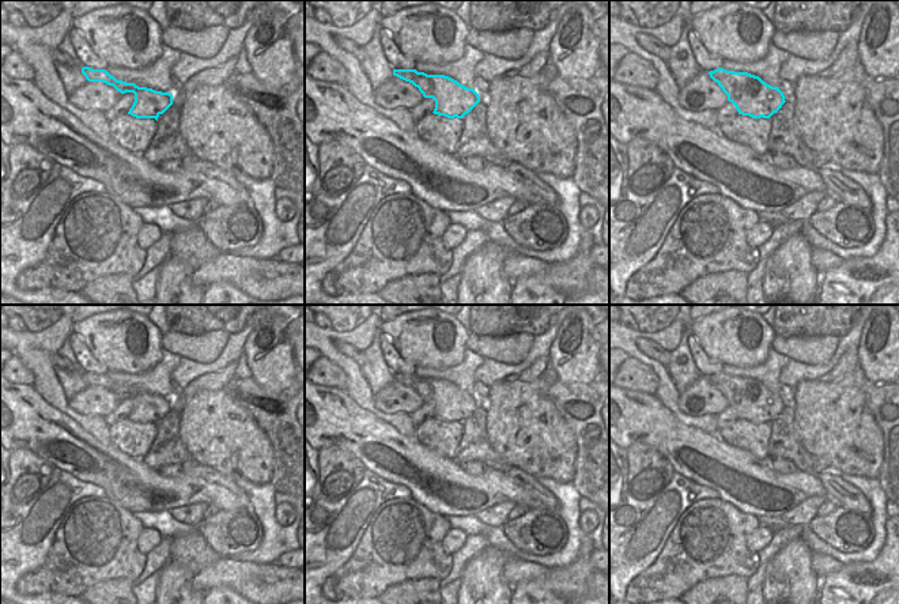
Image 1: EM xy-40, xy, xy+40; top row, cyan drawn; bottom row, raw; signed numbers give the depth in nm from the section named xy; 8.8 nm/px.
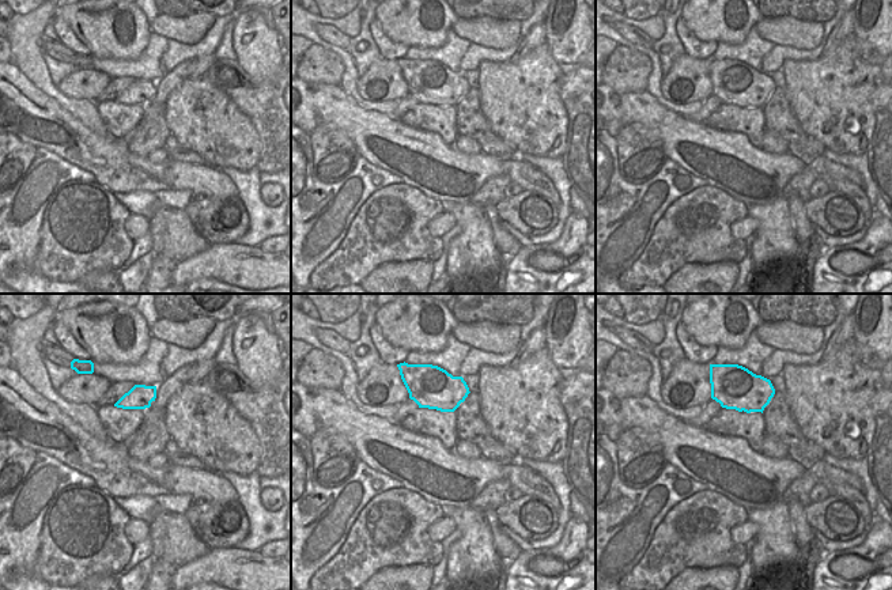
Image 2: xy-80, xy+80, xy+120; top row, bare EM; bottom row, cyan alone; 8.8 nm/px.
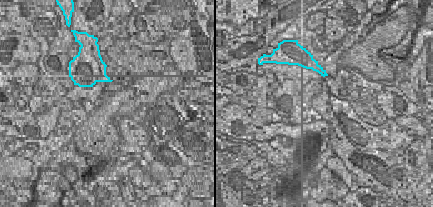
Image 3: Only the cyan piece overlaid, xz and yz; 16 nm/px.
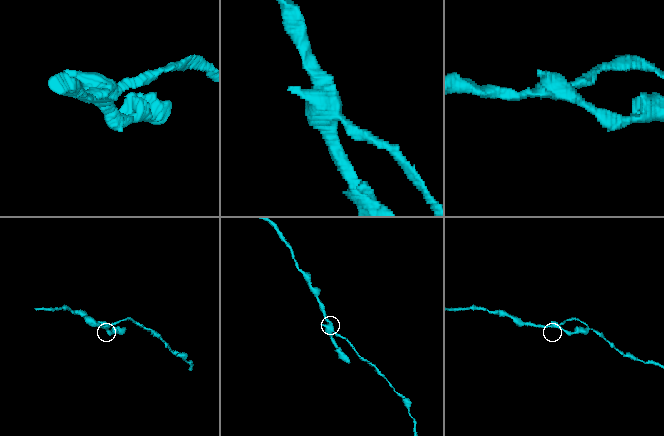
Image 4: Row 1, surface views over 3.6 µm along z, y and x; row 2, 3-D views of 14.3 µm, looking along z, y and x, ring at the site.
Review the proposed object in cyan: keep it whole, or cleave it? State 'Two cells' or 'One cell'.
Two cells.

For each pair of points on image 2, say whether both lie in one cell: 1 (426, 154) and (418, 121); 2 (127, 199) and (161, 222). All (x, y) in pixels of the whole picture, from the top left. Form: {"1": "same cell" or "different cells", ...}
{"1": "different cells", "2": "different cells"}

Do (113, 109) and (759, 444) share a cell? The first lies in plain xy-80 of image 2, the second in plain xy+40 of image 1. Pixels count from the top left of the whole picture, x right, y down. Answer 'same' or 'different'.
same

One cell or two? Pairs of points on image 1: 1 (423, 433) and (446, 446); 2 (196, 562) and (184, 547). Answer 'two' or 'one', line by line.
1: one
2: one

